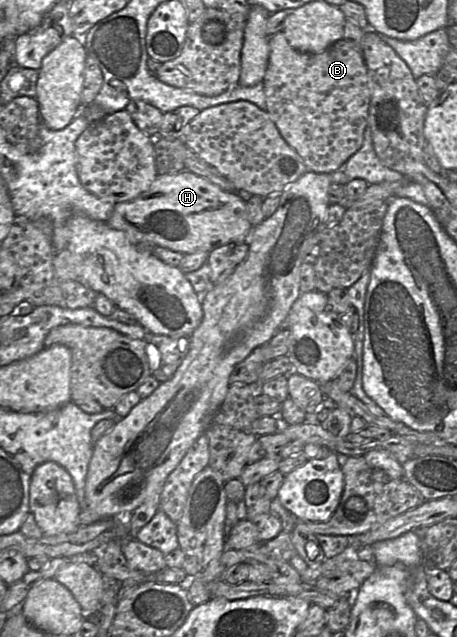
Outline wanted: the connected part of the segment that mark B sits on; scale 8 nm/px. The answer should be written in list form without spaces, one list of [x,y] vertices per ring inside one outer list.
[[[280,31],[269,38],[269,49],[269,62],[263,79],[263,84],[267,111],[270,118],[275,123],[286,143],[302,158],[308,171],[315,173],[332,173],[340,169],[347,162],[347,160],[361,148],[363,144],[364,131],[368,125],[371,93],[369,89],[368,70],[360,48],[343,38],[321,53],[303,53],[294,49],[286,39],[284,32]]]

